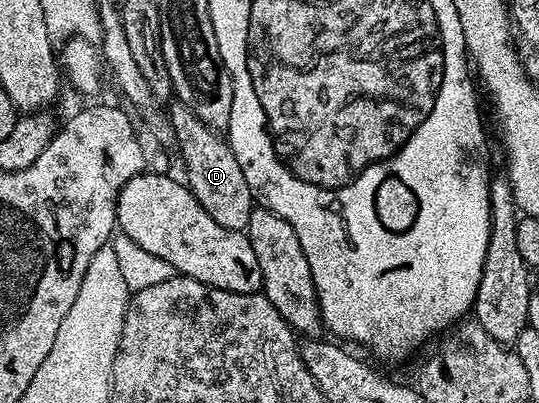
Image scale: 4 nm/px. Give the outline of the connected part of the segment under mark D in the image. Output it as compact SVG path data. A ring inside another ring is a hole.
M174 101L169 108L167 119L174 130L174 143L185 157L183 178L187 183L188 193L199 200L199 204L207 212L207 216L215 220L215 224L245 232L255 207L255 195L247 184L247 176L243 176L243 168L239 168L239 160L235 160L235 152L228 141L218 131L203 124L203 120L199 120L199 116L191 112L191 108L179 101Z

